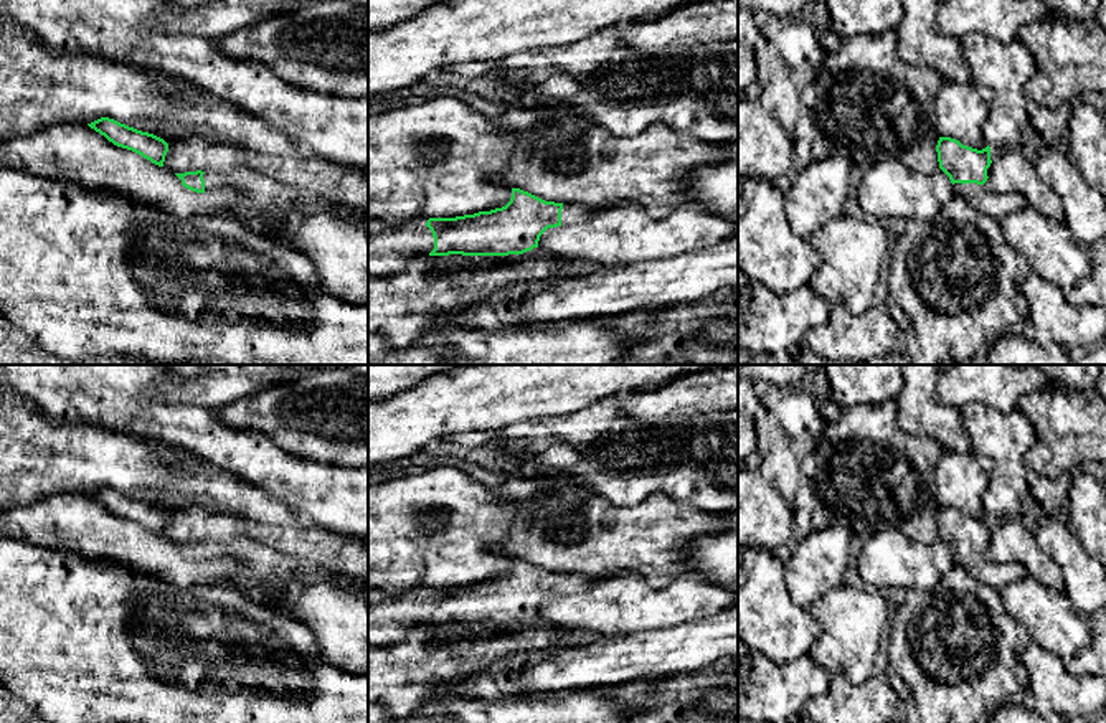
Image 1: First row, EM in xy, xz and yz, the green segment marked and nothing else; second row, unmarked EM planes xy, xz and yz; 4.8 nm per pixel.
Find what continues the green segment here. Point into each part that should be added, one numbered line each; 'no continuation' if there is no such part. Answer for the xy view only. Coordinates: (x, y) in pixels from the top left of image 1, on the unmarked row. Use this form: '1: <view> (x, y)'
1: xy (263, 562)

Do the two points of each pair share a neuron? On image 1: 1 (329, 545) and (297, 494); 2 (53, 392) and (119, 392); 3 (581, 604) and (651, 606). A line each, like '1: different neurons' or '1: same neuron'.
1: different neurons
2: same neuron
3: same neuron

